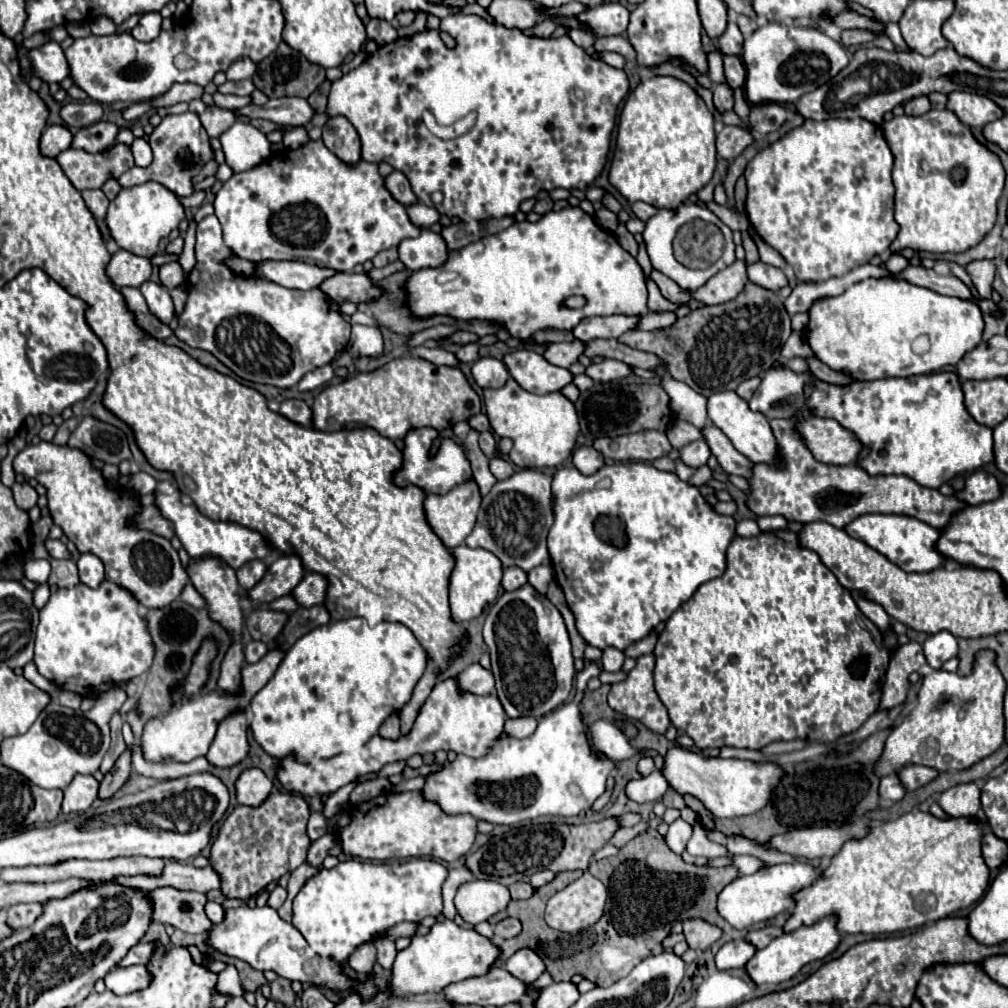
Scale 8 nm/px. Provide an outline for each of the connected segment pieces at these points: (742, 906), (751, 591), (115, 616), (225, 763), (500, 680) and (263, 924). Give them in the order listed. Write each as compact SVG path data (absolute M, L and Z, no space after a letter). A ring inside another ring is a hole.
M796 861L792 865L780 863L780 865L760 869L754 875L736 877L718 893L718 913L736 929L746 929L754 923L768 921L774 915L788 911L792 907L790 895L794 891L810 885L812 881L816 881L820 877L820 873L822 873L822 869L814 869L808 863Z
M782 529L782 531L768 531L760 533L756 537L734 537L732 545L728 547L728 569L722 577L702 583L696 593L682 603L672 617L666 621L666 629L660 633L654 657L656 657L656 691L666 709L670 711L670 721L684 729L686 735L690 735L696 743L696 747L746 747L746 749L762 749L764 745L772 741L792 741L792 739L808 739L812 743L834 743L844 739L846 735L852 735L862 727L862 723L878 709L882 691L880 691L880 669L882 669L882 683L886 673L886 659L882 653L882 633L880 629L860 613L858 605L854 603L848 589L844 589L834 573L820 561L820 557L804 549L800 545L800 539L794 531Z
M102 581L100 587L96 589L82 583L72 589L58 589L40 609L34 663L38 671L48 681L56 683L60 689L86 697L98 697L100 693L116 685L122 685L134 677L144 675L152 667L154 655L156 655L156 647L148 633L148 623L140 615L140 601L128 589L112 581Z
M234 713L218 725L216 739L206 753L210 765L228 769L242 763L248 757L248 717L246 713Z
M524 585L512 593L504 593L492 607L484 621L484 641L490 651L492 671L496 677L496 695L510 719L518 717L544 717L556 707L564 705L572 691L574 681L574 659L570 649L568 631L560 611L540 593L532 589L532 585Z
M272 907L226 909L224 921L220 925L214 925L210 931L210 943L214 945L214 949L226 955L248 961L254 969L260 969L260 971L272 969L284 979L324 987L338 995L352 991L352 993L358 993L364 1001L370 1001L378 993L382 993L382 987L376 983L374 973L368 973L364 981L360 981L358 977L346 975L342 963L338 963L332 957L320 957L318 953L314 953L308 947L302 933L292 923L284 921Z

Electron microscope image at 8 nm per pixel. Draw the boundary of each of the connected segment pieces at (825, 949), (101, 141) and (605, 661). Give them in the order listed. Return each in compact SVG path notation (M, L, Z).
M826 917L816 925L800 927L796 931L790 931L790 933L784 933L782 937L772 939L772 943L768 947L756 951L756 955L744 965L744 969L756 985L782 983L782 981L792 979L806 963L816 961L816 959L824 959L828 953L832 953L836 949L838 941L840 941L840 933L836 931L836 919Z
M98 121L90 127L82 127L72 141L72 147L76 149L88 149L90 153L96 153L108 145L112 145L116 141L116 133L118 133L118 125L110 123L110 121Z
M604 649L602 653L602 669L604 671L610 671L610 673L616 673L622 669L622 663L624 663L624 653L618 651L618 649Z

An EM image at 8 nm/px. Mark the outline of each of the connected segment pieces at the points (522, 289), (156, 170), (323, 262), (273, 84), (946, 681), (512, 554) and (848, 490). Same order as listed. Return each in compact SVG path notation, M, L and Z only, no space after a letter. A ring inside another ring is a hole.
M564 207L562 211L550 211L540 221L520 221L512 227L488 235L472 245L466 245L448 255L448 261L438 269L422 269L410 275L408 301L412 315L452 315L458 321L486 319L508 329L512 337L528 339L536 331L546 329L574 329L580 319L594 315L628 315L642 317L648 313L648 289L646 275L638 261L622 249L614 233L604 231L594 217L580 207ZM570 295L582 295L588 303L582 309L568 309L564 301Z
M182 113L182 115L166 115L158 127L154 127L152 135L148 137L154 159L148 167L132 167L128 173L120 177L122 187L134 187L146 181L156 181L164 187L168 187L178 197L190 197L194 193L192 179L198 177L200 169L214 159L214 149L210 145L208 133L204 131L200 119L196 113Z
M320 139L308 141L300 149L284 149L280 157L276 153L258 167L232 175L216 193L214 209L224 229L224 243L242 259L292 259L344 273L350 273L356 263L372 259L378 251L396 247L402 239L418 237L422 231L410 221L406 207L388 193L376 163L346 165Z
M280 43L280 47L276 49L276 53L268 55L264 61L258 63L258 71L254 73L252 81L256 85L256 89L260 89L262 93L266 93L268 97L286 97L286 95L294 95L294 97L308 97L322 81L326 79L324 67L310 63L300 51L292 49L286 43Z
M992 651L976 655L974 673L970 677L960 677L942 669L926 675L918 693L918 705L888 735L874 773L878 777L886 777L914 763L934 767L938 771L970 769L1004 743L1004 693L1006 681L994 665Z
M516 469L504 481L498 481L492 491L482 497L480 513L474 531L466 537L468 547L482 547L494 553L502 569L520 567L522 571L532 571L538 565L550 563L548 557L548 533L554 523L554 493L552 475L540 469Z
M772 419L772 431L786 459L786 469L772 469L770 465L754 465L750 485L752 495L748 497L748 507L756 515L782 515L788 521L812 523L824 521L838 529L844 529L856 517L866 513L900 513L916 517L936 529L946 529L950 519L966 509L968 505L958 497L946 497L936 489L928 489L912 481L910 477L870 477L860 467L848 465L824 465L818 463L808 447L794 431L798 419Z

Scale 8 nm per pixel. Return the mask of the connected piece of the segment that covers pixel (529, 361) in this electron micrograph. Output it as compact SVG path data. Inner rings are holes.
M516 349L504 357L510 375L530 393L552 393L562 391L572 383L574 375L566 367L556 367L534 349Z

